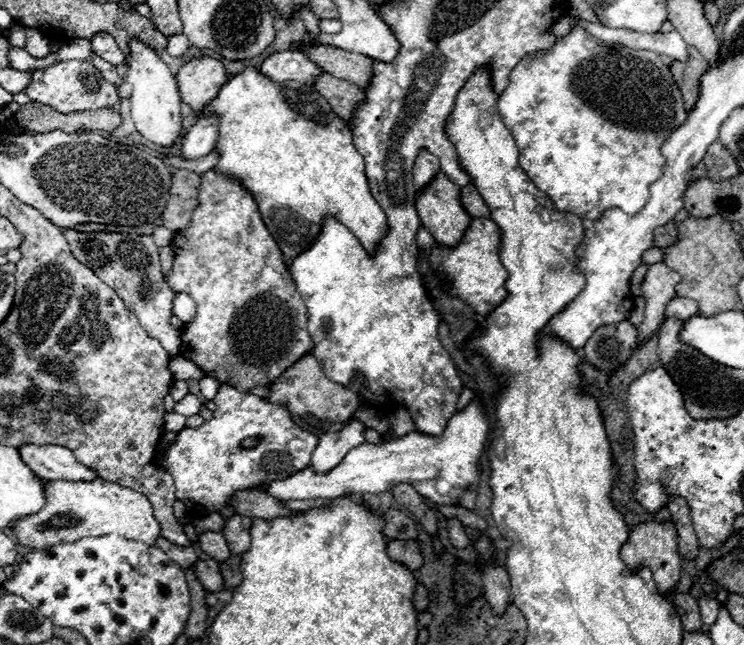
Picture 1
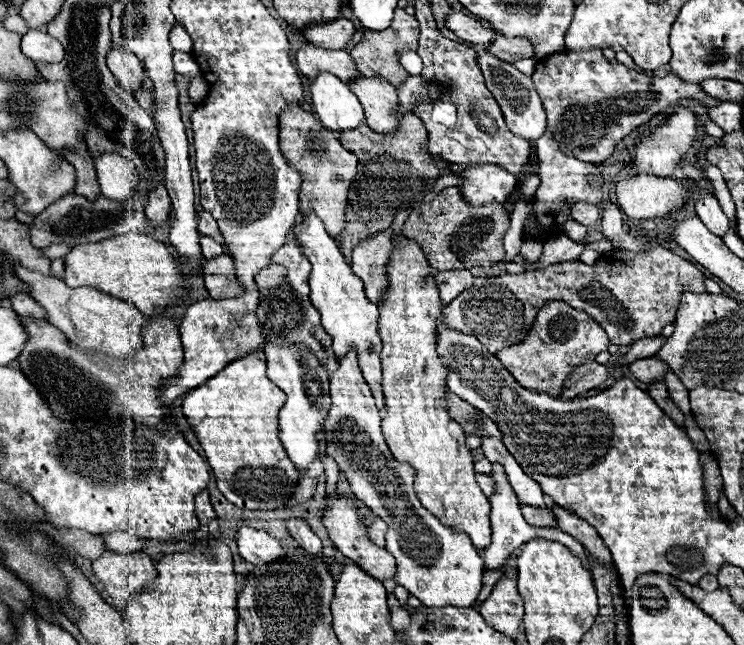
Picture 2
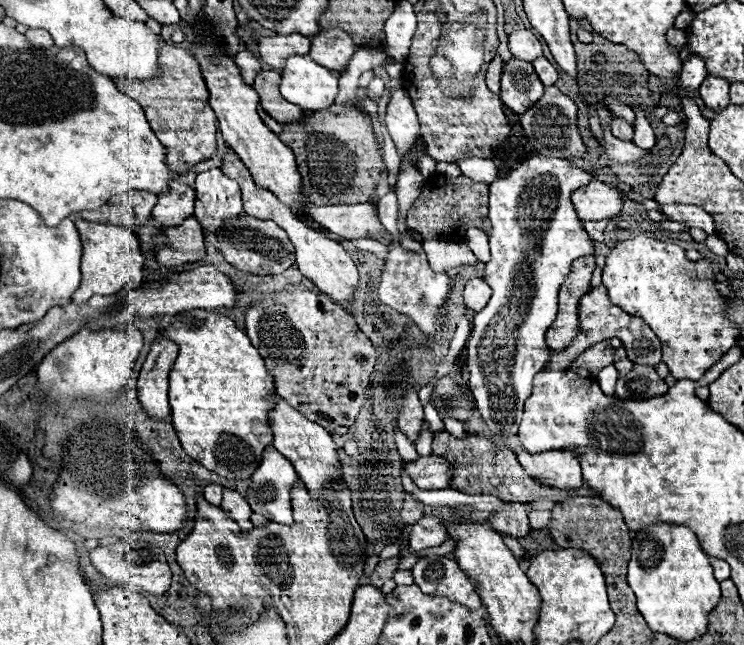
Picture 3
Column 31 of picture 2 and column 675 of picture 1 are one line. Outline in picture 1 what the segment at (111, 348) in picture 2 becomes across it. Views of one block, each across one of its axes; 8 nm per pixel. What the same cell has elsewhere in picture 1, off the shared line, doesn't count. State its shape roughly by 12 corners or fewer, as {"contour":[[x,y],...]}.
{"contour":[[650,264],[642,282],[646,298],[638,340],[660,330],[680,274]]}

